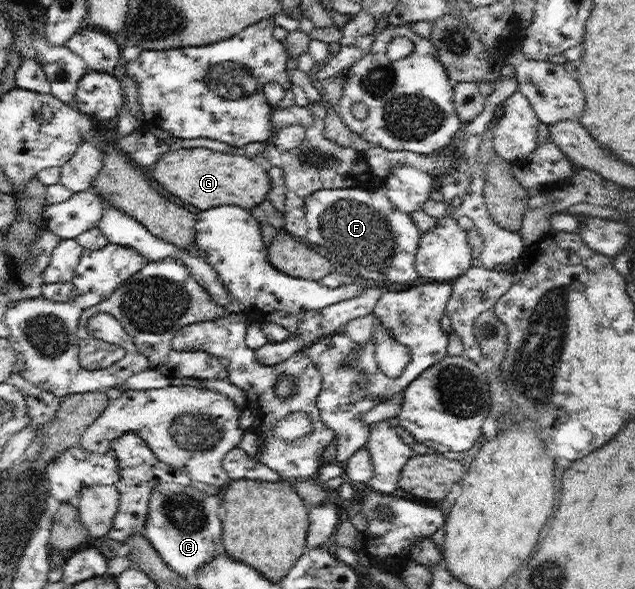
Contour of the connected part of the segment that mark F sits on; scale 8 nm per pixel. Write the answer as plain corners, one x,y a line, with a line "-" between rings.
346,188
346,189
320,189
311,193
305,201
305,219
306,225
308,225
308,234
306,239
314,245
324,247
328,252
332,253
336,259
336,265
346,265
352,274
364,284
370,283
374,286
386,285
406,285
422,282
422,278
418,275
418,270
415,266
416,250
418,250
418,244
420,244
420,238
422,233
418,230
418,227
412,221
408,212
400,211
393,203
388,199
388,196
384,194
383,190
371,189
371,188

